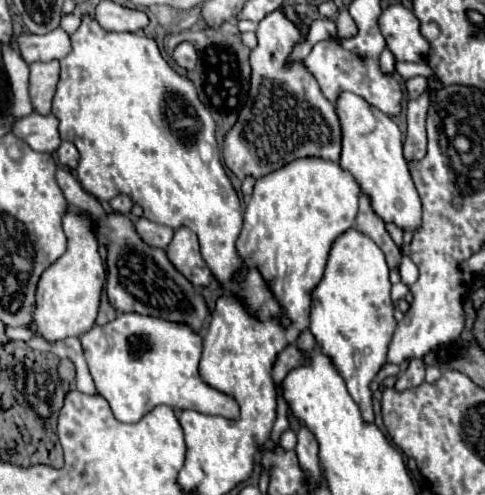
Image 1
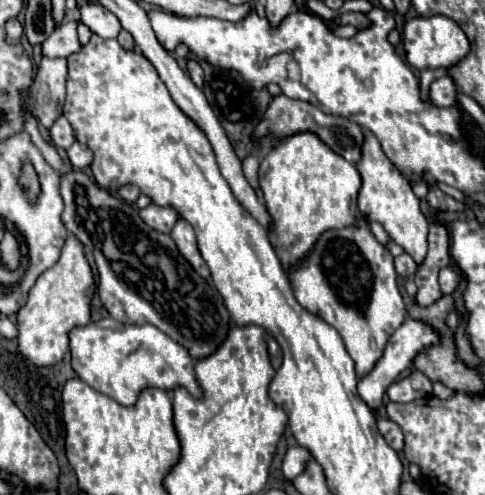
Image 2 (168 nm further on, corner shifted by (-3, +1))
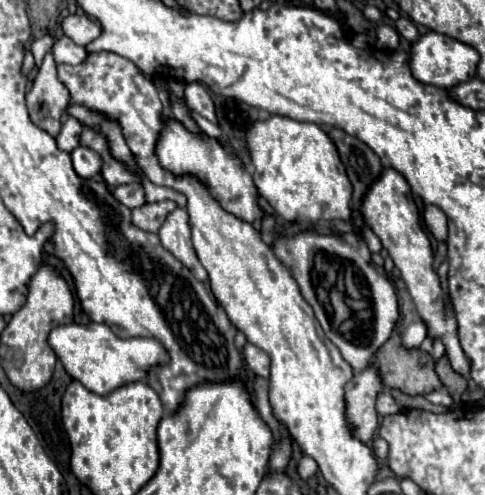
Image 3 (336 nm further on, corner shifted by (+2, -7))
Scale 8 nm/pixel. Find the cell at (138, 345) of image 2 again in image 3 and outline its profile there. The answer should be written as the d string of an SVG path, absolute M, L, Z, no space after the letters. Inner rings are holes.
M68 324L56 326L48 338L52 350L62 360L66 372L82 382L90 392L106 396L130 382L146 380L152 366L168 364L168 352L160 340L152 338L118 338L106 324Z

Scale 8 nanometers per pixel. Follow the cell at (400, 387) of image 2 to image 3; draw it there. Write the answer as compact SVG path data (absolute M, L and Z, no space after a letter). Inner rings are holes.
M382 392L382 394L378 396L376 410L378 410L378 414L382 414L382 416L386 416L386 414L398 414L398 412L402 410L402 404L396 402L388 392Z

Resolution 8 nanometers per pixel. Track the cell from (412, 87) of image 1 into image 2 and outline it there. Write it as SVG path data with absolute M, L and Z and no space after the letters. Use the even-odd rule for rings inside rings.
M447 74L439 80L435 80L429 88L429 98L433 100L433 104L437 106L453 106L457 102L457 88L455 88L455 82L453 78Z

